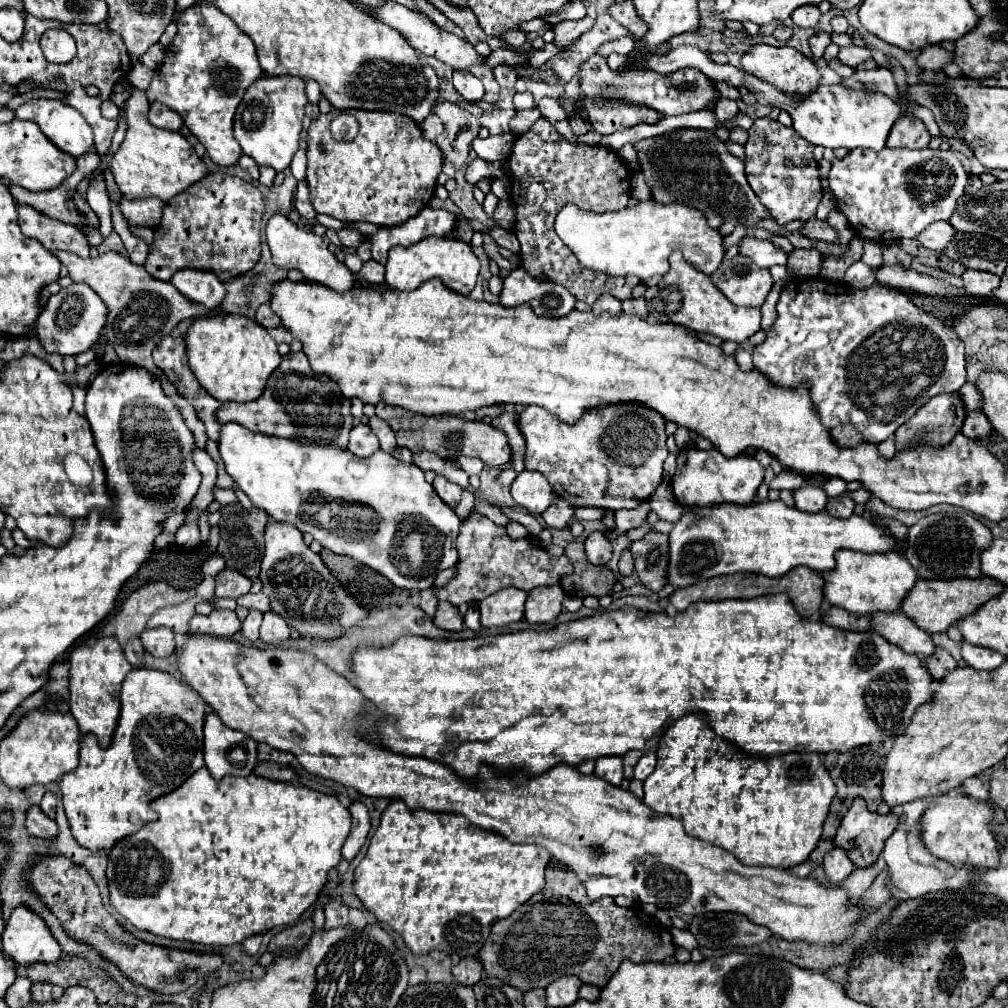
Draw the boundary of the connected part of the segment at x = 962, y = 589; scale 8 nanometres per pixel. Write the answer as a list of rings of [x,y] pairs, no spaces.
[[[984,575],[976,579],[950,579],[950,581],[944,581],[944,579],[924,581],[922,579],[914,585],[912,593],[908,593],[908,597],[904,599],[902,613],[928,633],[944,633],[952,623],[972,615],[978,607],[982,607],[992,597],[998,597],[1004,589],[1006,585]]]

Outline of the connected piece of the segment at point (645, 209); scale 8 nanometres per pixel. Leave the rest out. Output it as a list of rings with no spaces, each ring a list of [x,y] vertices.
[[[652,199],[606,213],[582,211],[574,203],[566,203],[556,217],[556,233],[584,267],[622,277],[636,275],[650,279],[652,275],[668,273],[668,257],[674,249],[682,251],[690,265],[712,275],[726,253],[724,235],[708,227],[702,211],[680,203],[662,205]]]

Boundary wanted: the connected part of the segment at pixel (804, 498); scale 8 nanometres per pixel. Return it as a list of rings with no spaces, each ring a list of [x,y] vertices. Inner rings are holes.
[[[810,485],[796,489],[794,499],[796,499],[796,509],[804,513],[820,513],[828,503],[828,495],[820,487],[810,487]]]

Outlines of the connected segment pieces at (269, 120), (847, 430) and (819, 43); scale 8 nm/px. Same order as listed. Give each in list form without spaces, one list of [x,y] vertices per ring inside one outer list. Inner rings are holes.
[[[260,77],[254,81],[234,115],[234,137],[242,151],[250,155],[258,165],[270,165],[276,171],[284,171],[294,153],[298,151],[300,131],[304,119],[304,107],[308,105],[306,85],[302,77]],[[300,95],[302,95],[302,115],[300,115]]]
[[[840,425],[832,429],[832,437],[840,447],[856,447],[864,441],[862,433],[858,433],[852,425]]]
[[[814,33],[814,35],[808,39],[808,43],[810,43],[812,53],[814,53],[816,57],[822,57],[826,45],[830,43],[830,35],[828,35],[828,33]]]

